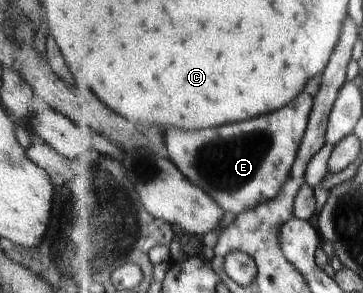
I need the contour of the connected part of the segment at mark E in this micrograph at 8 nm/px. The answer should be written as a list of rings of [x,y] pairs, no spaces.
[[[304,91],[288,107],[244,123],[230,123],[202,131],[170,127],[163,149],[180,171],[211,194],[222,209],[240,216],[276,199],[292,178],[292,169],[299,159],[315,103],[315,97]]]

